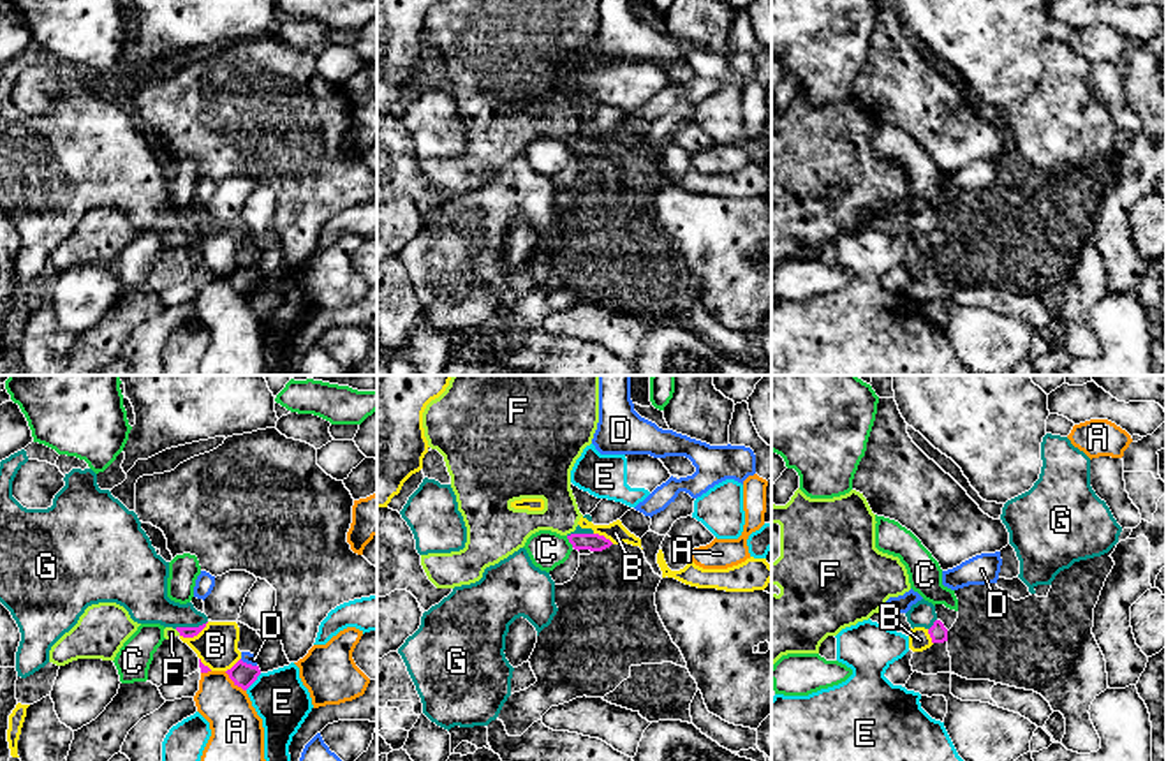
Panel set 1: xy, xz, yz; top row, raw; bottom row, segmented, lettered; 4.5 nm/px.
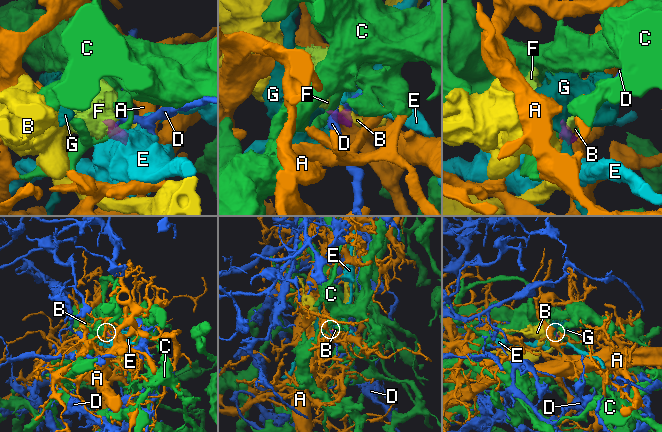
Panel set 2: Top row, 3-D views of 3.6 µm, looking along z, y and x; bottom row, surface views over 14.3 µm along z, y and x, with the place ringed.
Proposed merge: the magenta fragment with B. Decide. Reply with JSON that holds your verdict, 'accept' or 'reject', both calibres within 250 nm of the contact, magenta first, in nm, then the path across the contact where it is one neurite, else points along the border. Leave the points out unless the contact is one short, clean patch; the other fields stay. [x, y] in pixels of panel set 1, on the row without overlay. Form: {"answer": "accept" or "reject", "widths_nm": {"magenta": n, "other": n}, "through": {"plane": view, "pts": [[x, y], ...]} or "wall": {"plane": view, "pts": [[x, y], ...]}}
{"answer": "reject", "widths_nm": {"magenta": 50, "other": 190}, "wall": {"plane": "xy", "pts": [[208, 228], [196, 240], [180, 242]]}}

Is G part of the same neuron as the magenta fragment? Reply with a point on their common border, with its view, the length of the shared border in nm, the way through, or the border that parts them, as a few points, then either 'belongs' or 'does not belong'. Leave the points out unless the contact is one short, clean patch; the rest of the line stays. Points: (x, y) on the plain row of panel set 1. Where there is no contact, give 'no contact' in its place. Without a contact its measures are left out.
xy (191, 233) | 160 nm | along xy (206, 226), (198, 231), (175, 233) | does not belong

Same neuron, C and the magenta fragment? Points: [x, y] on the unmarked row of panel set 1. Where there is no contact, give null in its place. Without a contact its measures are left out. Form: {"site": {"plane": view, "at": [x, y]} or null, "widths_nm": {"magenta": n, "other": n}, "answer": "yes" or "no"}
{"site": {"plane": "xz", "at": [569, 147]}, "widths_nm": {"magenta": 80, "other": 170}, "answer": "no"}

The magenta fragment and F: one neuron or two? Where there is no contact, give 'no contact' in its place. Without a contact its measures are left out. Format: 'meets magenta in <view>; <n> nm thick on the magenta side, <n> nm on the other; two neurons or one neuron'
meets magenta in xy; 50 nm thick on the magenta side, 50 nm on the other; one neuron

